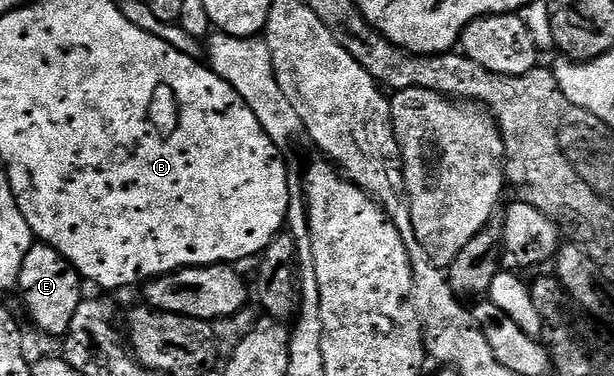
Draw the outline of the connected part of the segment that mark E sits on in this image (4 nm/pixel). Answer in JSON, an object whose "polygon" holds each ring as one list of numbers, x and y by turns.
{"polygon":[[40,241,23,257,23,269,19,273,16,290,21,291,21,299,25,302,25,311,29,319,45,335,64,337,71,329,71,320,75,317,75,309,79,309,83,298,81,292,83,280,81,275,53,247]]}

